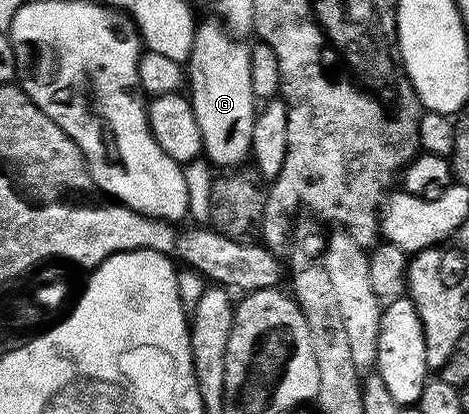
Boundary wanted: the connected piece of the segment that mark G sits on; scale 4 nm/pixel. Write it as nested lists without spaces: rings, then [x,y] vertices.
[[[221,20],[206,21],[194,31],[194,42],[189,61],[185,62],[184,73],[188,78],[188,100],[200,126],[202,151],[211,166],[219,165],[222,171],[230,171],[241,166],[242,160],[251,156],[252,127],[256,116],[256,102],[252,95],[252,67],[250,66],[250,45],[239,39],[226,28]]]

